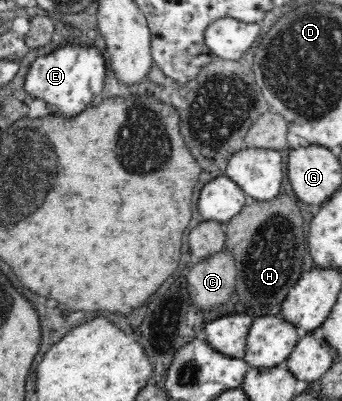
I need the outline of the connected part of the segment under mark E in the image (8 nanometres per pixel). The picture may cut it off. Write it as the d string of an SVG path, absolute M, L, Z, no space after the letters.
M71 41L65 47L59 47L33 61L25 78L25 91L33 100L41 99L47 103L51 114L75 117L89 105L95 107L105 83L105 71L105 58L96 47L77 46Z

